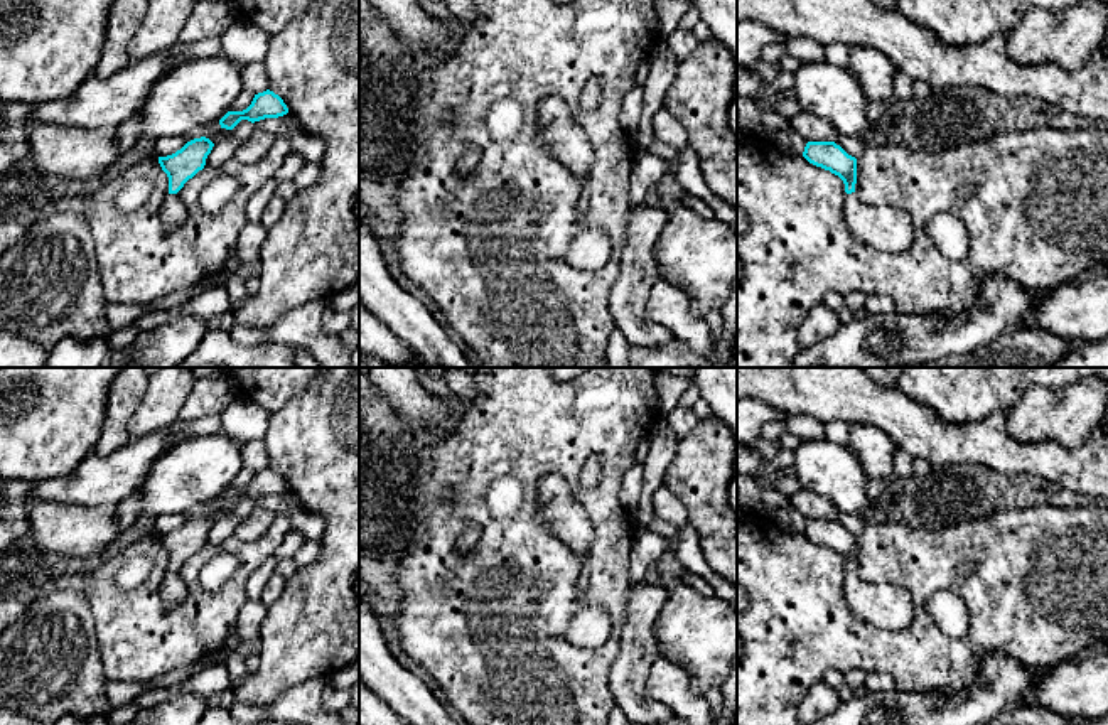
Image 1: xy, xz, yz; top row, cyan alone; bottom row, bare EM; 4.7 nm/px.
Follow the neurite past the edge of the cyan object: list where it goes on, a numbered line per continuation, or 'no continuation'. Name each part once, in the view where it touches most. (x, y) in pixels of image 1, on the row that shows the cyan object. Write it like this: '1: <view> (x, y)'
1: xy (172, 213)

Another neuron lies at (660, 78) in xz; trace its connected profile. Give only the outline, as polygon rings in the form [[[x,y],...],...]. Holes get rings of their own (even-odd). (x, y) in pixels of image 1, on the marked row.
[[[666,47],[663,52],[648,57],[649,72],[644,79],[644,105],[637,128],[629,133],[632,157],[648,152],[656,140],[653,118],[663,108],[664,96],[675,81],[678,57]]]

